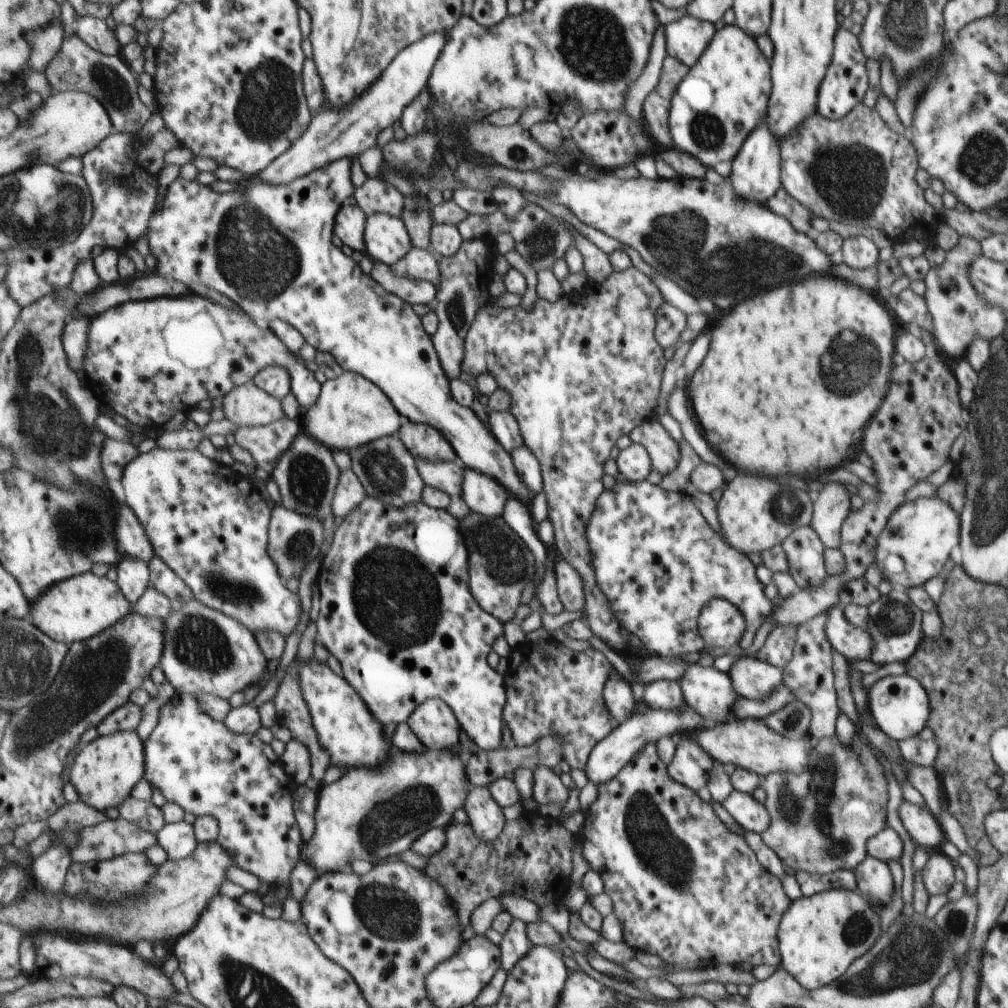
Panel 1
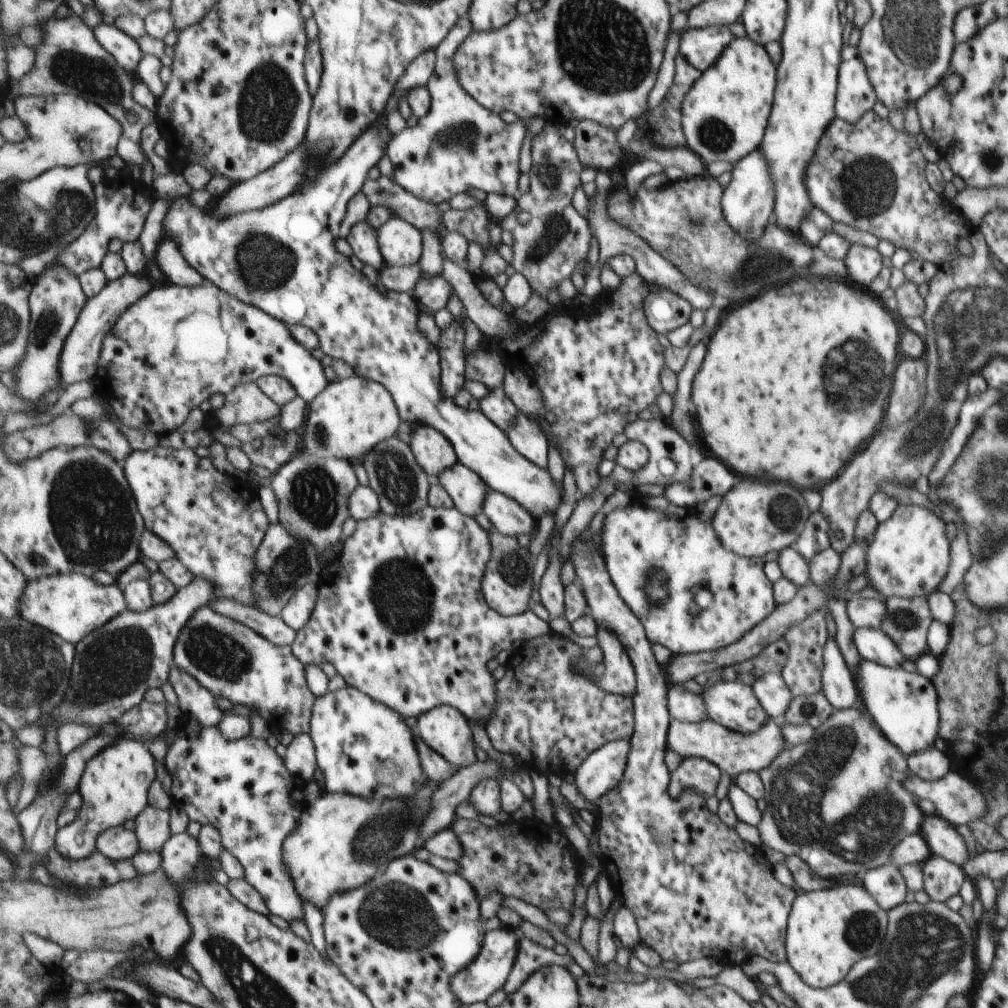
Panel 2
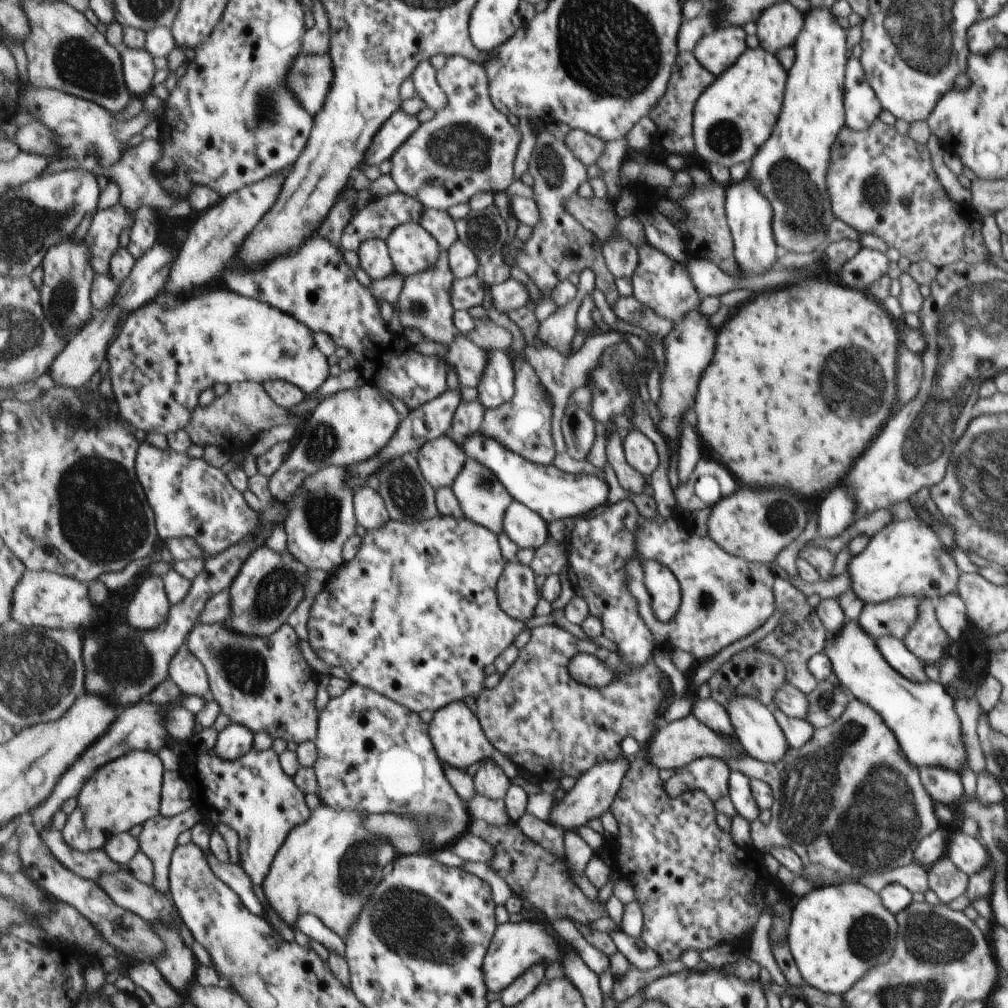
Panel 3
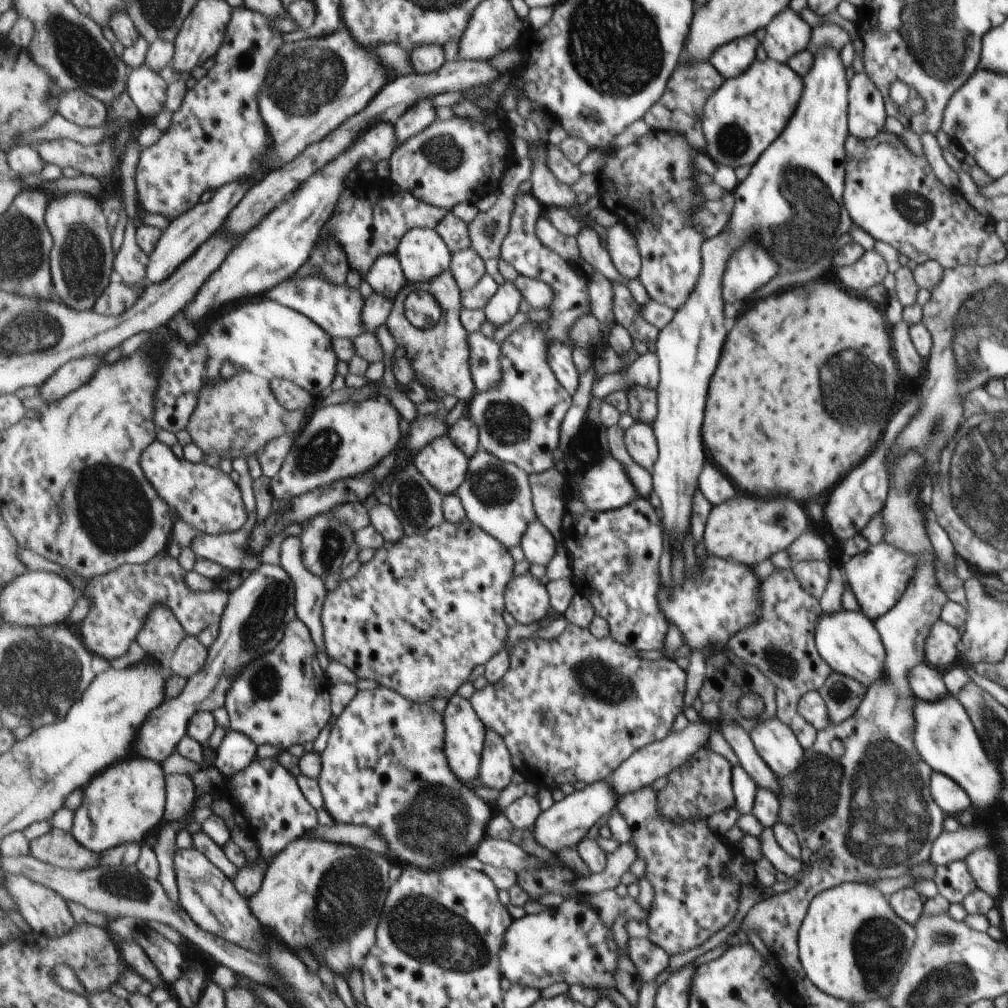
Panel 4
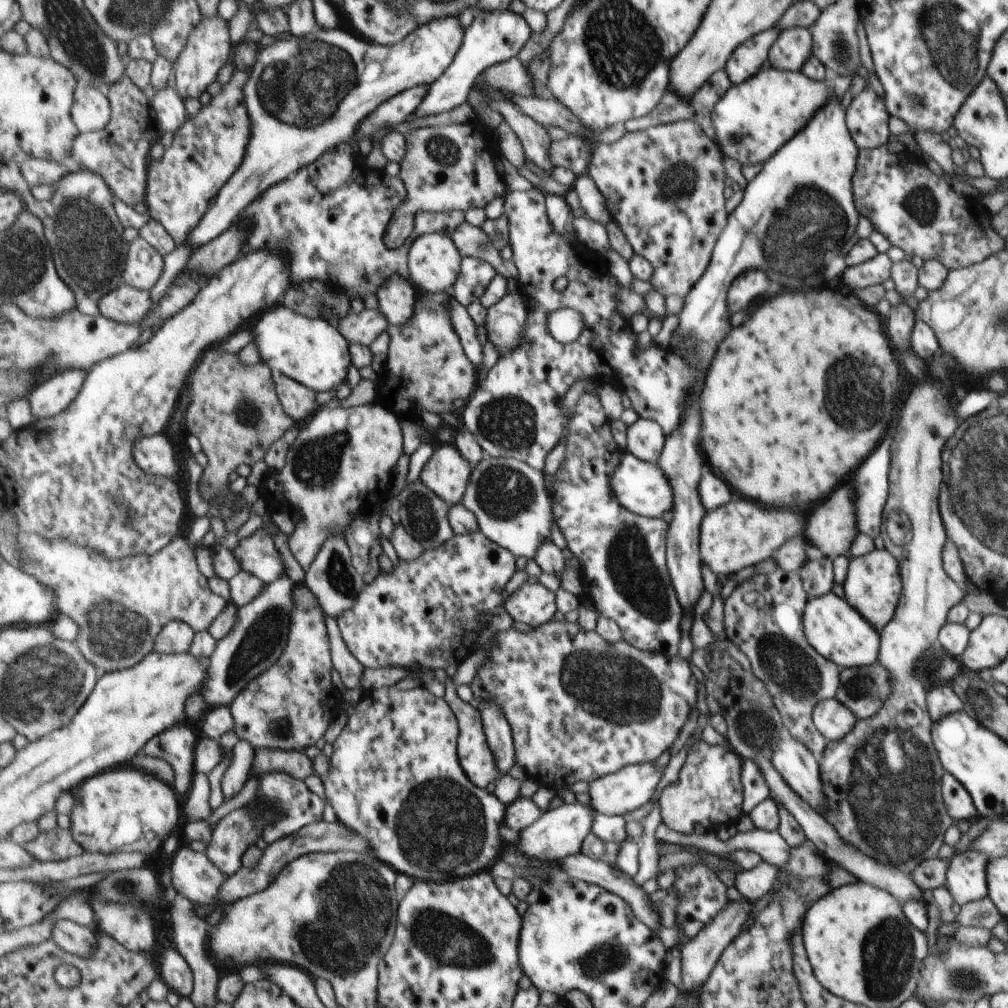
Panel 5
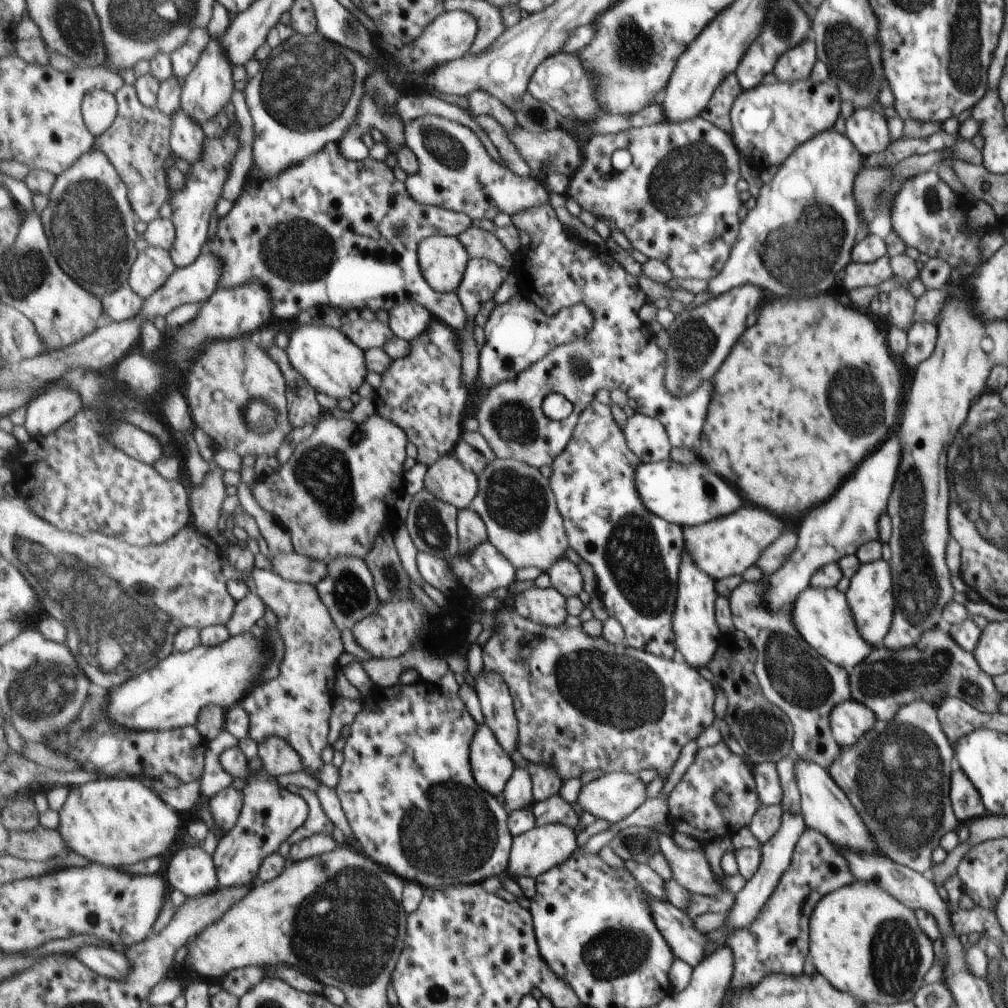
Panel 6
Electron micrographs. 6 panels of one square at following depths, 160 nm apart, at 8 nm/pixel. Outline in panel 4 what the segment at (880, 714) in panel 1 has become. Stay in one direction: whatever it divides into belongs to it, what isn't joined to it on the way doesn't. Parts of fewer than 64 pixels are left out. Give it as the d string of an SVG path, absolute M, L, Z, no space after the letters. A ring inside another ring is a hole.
M841 608L829 614L823 613L815 624L814 645L833 672L847 675L859 681L860 685L868 687L885 677L885 646L874 623L860 610L854 612ZM945 694L932 703L914 701L914 745L919 756L935 773L948 776L969 797L971 809L987 810L999 803L1004 785L1001 768L991 760L981 736L974 729L969 715L955 696Z

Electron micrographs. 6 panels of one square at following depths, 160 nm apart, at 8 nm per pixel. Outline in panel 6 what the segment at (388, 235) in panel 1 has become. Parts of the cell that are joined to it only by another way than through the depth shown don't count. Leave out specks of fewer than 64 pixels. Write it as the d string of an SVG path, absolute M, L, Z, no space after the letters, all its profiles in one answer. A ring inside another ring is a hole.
M433 236L419 244L419 266L437 292L456 293L462 286L470 255L458 237Z

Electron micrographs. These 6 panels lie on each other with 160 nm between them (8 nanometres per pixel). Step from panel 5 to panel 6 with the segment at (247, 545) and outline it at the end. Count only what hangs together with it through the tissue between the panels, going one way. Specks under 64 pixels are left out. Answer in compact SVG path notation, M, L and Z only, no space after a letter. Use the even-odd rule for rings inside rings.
M294 552L271 555L269 562L275 574L291 582L317 585L329 574L329 566L325 561L316 561L309 556Z

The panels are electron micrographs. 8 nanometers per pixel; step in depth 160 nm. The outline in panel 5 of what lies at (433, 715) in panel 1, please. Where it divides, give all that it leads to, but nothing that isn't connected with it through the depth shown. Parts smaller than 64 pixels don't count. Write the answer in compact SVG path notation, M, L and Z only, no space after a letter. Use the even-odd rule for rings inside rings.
M446 675L445 695L447 702L453 707L455 714L458 715L458 721L461 726L460 737L458 740L458 753L463 770L467 776L481 788L487 788L491 782L499 780L503 776L501 769L498 767L494 751L491 750L490 743L486 735L486 729L479 708L472 702L463 702L457 694L457 685L453 683L453 678Z

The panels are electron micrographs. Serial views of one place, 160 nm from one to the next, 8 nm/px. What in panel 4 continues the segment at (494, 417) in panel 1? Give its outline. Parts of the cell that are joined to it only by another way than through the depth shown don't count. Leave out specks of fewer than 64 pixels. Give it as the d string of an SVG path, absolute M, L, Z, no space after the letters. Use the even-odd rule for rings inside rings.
M469 332L472 374L479 393L498 385L502 375L502 345L481 332Z

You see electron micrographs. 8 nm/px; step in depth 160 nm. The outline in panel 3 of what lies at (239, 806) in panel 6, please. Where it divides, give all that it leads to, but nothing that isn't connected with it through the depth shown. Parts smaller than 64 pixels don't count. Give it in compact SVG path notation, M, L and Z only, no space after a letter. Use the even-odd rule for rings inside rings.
M232 722L218 735L218 742L215 749L221 758L226 760L237 760L248 754L253 749L254 732L247 726Z

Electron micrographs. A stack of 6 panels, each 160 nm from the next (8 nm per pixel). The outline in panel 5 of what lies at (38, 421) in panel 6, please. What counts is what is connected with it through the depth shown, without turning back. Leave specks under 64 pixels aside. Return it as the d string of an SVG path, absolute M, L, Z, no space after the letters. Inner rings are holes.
M85 368L67 369L39 383L27 397L35 420L48 419L65 412L83 388Z

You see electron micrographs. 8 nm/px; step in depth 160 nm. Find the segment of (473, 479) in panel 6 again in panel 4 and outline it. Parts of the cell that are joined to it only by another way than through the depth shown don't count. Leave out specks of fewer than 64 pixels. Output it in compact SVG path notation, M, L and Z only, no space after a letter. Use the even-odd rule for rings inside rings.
M448 434L425 445L412 460L418 471L444 496L456 494L470 470L470 458Z

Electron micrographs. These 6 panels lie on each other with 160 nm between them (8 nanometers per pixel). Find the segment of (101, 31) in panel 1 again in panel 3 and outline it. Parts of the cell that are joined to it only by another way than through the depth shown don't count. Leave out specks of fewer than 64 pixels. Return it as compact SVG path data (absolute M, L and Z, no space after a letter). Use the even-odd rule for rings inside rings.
M126 45L120 46L119 49L127 87L133 96L145 98L154 88L153 80L157 71L154 57L146 49L131 48Z

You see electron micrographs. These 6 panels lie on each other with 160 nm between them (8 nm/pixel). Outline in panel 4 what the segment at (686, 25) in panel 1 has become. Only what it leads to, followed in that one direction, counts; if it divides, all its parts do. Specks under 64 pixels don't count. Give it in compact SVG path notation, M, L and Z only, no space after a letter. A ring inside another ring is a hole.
M751 35L735 39L715 49L708 62L718 70L723 80L739 76L753 62L759 43Z

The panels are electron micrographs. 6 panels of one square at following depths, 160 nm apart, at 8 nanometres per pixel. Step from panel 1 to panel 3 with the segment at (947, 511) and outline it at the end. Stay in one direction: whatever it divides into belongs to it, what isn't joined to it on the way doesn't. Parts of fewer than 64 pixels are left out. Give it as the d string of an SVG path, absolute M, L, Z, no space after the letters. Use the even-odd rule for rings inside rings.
M916 516L911 520L891 520L875 532L865 549L851 557L846 573L851 580L851 591L863 604L879 604L895 596L935 601L945 594L955 593L961 576L939 536Z

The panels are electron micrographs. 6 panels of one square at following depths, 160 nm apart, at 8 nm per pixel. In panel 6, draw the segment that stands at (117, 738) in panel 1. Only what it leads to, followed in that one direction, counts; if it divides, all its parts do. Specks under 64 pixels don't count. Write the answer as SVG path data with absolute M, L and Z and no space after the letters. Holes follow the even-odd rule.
M105 778L87 782L82 786L73 787L63 810L60 813L60 827L63 838L71 846L71 851L85 856L91 863L100 863L107 867L131 866L159 854L165 854L173 840L183 828L181 816L175 810L169 809L158 794L145 782L135 778Z

